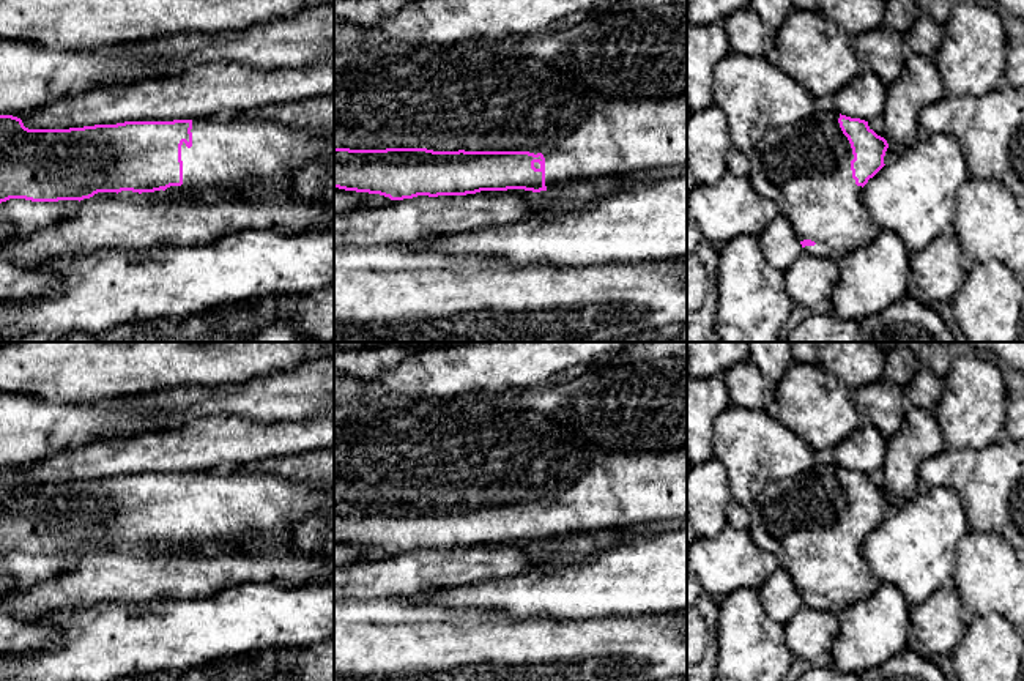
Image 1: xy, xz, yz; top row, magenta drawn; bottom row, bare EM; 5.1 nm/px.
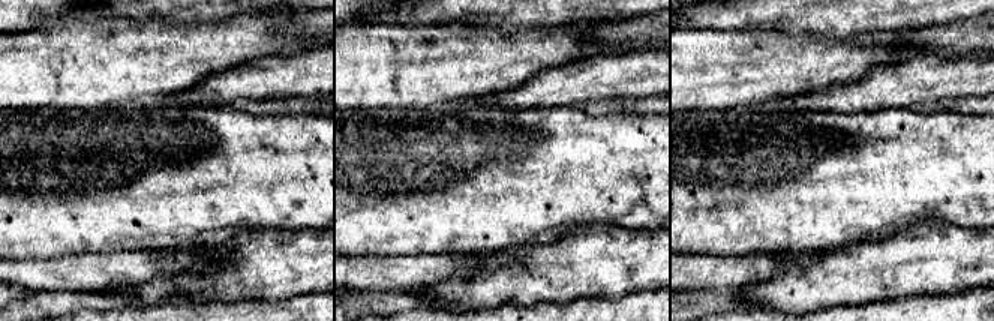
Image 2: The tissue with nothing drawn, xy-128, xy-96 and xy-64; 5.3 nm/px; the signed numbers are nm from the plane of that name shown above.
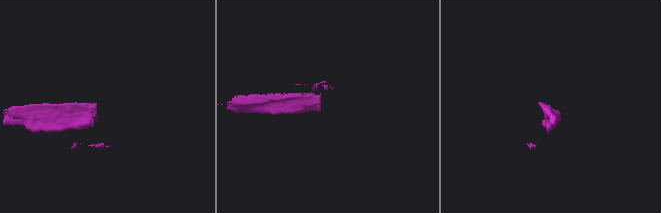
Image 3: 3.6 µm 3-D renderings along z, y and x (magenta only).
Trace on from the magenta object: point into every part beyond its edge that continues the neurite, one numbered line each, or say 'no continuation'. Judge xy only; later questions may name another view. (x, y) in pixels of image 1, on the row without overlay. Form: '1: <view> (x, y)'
1: xy (237, 513)

